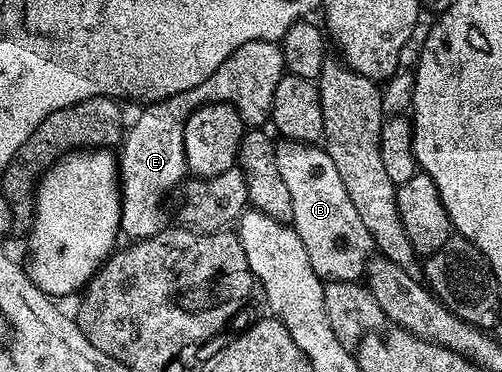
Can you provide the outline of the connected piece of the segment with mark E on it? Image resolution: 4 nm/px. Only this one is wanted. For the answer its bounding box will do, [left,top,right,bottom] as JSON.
[119,40,286,241]

